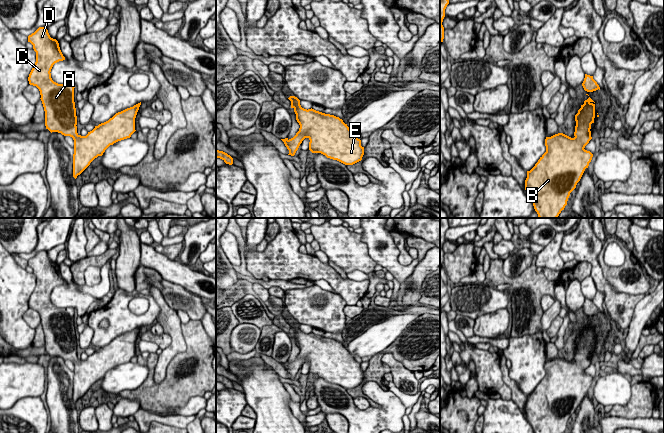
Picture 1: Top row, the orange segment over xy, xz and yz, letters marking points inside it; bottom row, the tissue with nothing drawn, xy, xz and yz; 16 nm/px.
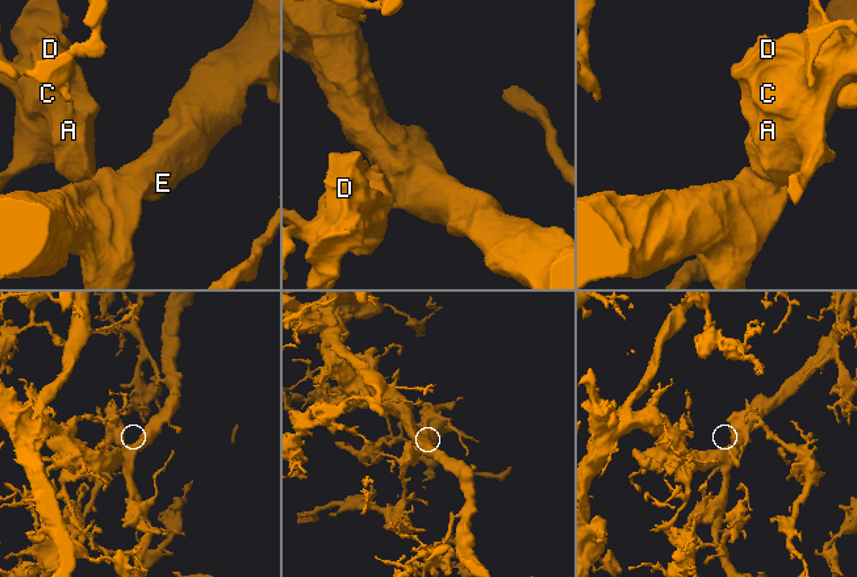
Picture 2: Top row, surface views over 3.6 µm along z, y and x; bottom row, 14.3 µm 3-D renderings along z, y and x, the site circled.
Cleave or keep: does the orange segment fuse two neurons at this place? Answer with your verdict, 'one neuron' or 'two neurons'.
one neuron

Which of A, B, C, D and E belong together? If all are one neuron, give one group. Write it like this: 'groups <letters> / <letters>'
groups A B C D E

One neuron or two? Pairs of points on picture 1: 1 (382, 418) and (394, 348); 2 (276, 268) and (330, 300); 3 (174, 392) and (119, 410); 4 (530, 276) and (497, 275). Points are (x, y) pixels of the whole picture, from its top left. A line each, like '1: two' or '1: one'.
1: two
2: two
3: two
4: one

